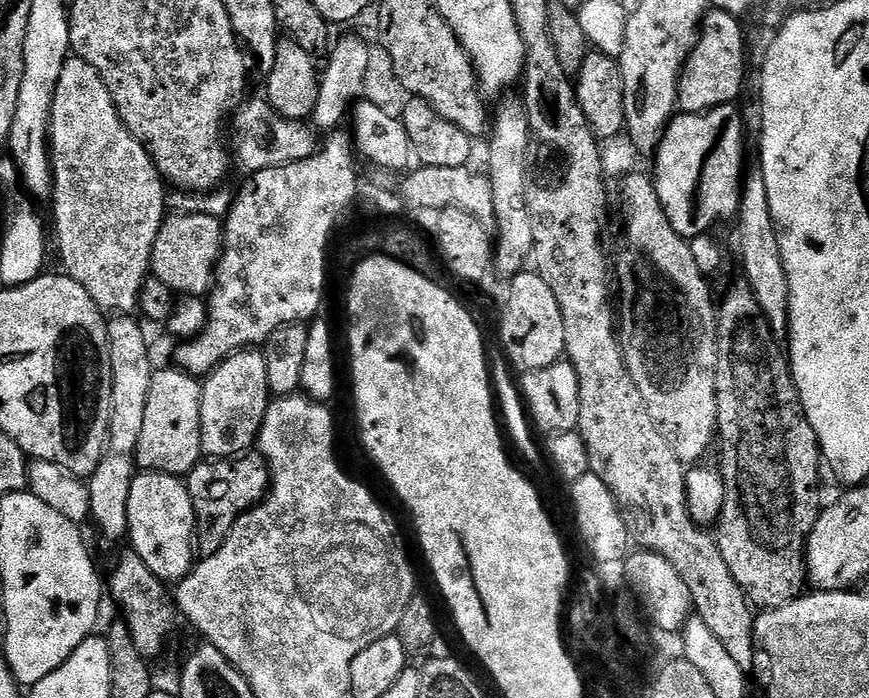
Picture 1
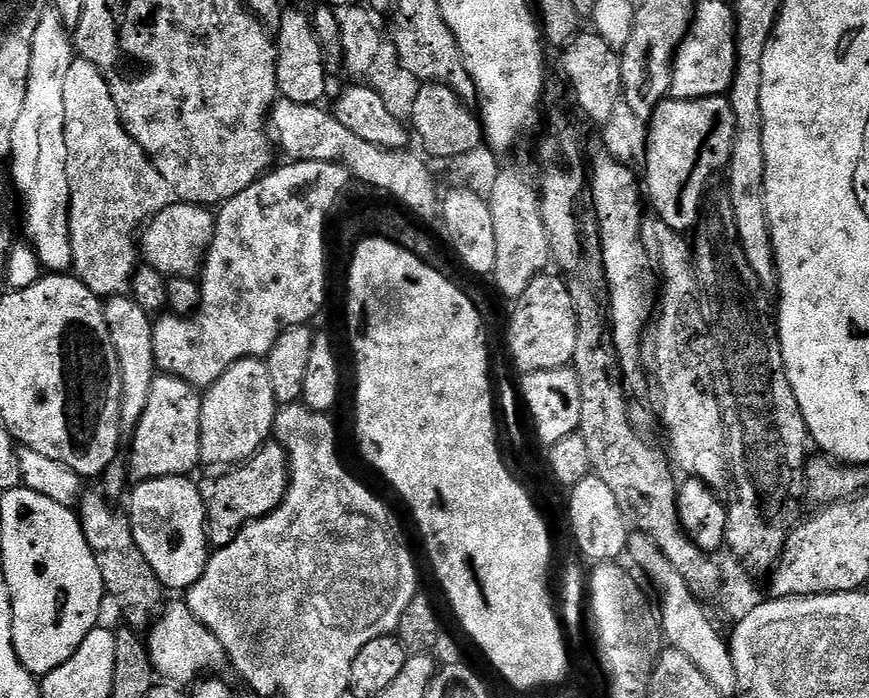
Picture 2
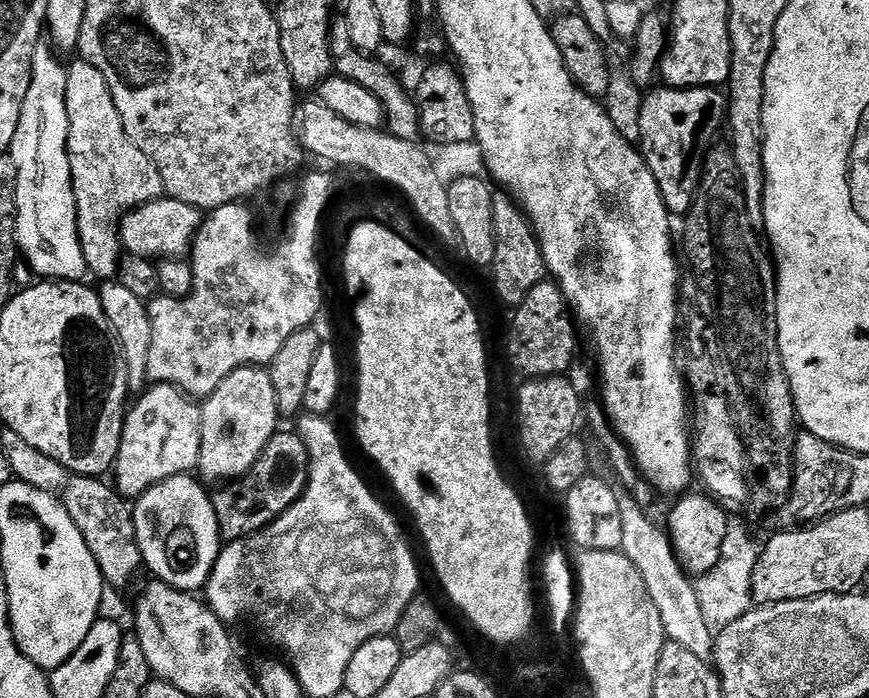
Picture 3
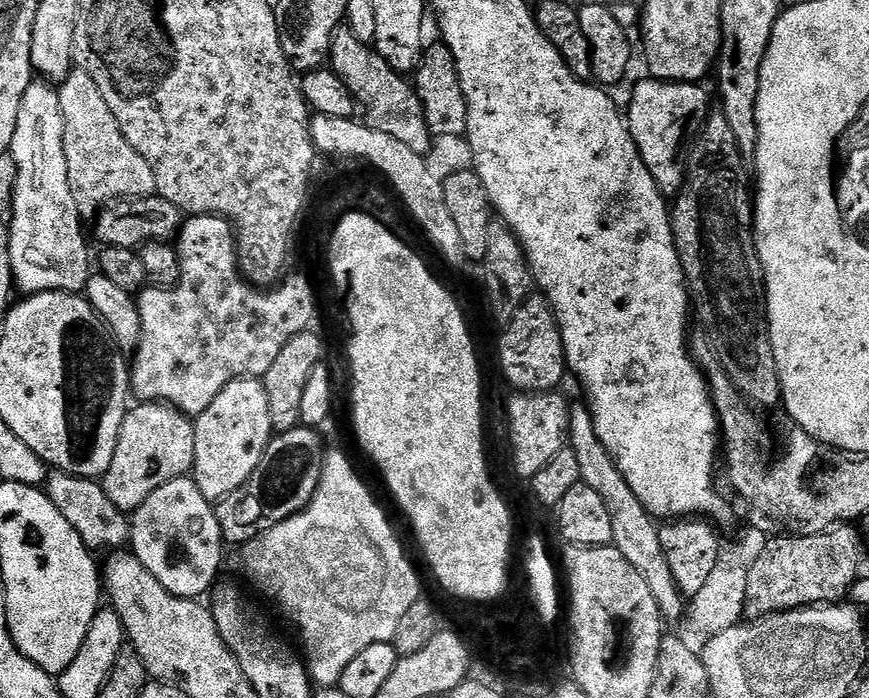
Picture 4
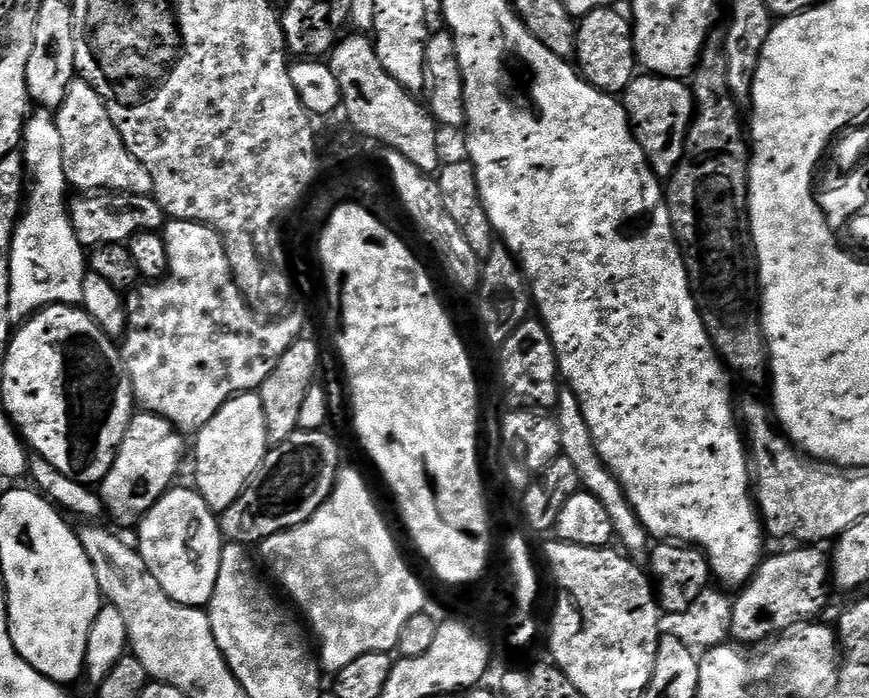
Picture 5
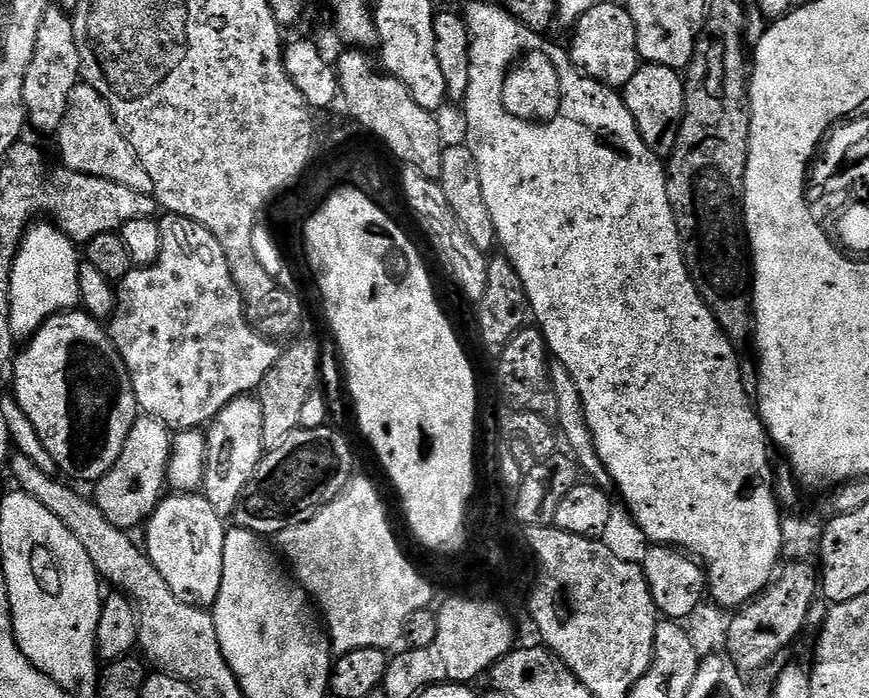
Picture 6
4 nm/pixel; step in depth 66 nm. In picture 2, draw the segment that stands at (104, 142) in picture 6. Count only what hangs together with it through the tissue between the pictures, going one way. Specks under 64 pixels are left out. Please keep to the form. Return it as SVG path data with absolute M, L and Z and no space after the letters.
M85 67L84 80L77 84L69 83L64 89L64 150L68 168L68 233L72 247L72 267L77 280L80 280L92 293L101 298L110 296L123 296L131 289L132 276L138 267L138 233L143 229L146 221L157 211L156 191L161 191L162 181L158 170L152 165L146 153L136 145L135 140L129 136L120 122L120 115L112 101L108 84L97 68Z

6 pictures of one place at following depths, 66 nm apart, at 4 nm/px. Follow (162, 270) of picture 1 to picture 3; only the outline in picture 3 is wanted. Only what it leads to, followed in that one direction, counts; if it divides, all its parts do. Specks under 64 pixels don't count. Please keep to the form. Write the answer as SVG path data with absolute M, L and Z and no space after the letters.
M161 198L152 200L118 221L120 247L127 255L159 262L165 258L184 258L192 251L196 231L202 223L202 212L184 202Z

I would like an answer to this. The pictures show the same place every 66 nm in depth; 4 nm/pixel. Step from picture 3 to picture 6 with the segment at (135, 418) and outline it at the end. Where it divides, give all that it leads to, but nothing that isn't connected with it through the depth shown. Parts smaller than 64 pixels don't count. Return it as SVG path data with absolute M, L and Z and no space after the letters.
M140 414L126 437L121 457L112 469L94 484L94 502L110 526L133 530L156 511L168 484L168 463L172 457L173 433L160 420Z

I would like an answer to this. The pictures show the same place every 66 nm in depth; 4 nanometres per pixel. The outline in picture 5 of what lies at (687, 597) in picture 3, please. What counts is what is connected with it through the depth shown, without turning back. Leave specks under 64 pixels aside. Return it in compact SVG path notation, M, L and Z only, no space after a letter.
M567 386L561 387L560 401L556 403L554 415L558 422L558 430L562 434L561 453L574 465L574 470L578 470L578 478L583 491L594 494L606 506L607 512L610 513L610 522L614 522L617 541L624 544L623 549L634 556L647 551L650 544L650 537L642 522L636 517L635 510L630 506L626 498L624 488L618 482L618 478L609 468L604 465L598 450L594 446L594 438L590 434L590 426L586 426L586 414L582 414L582 406L574 394L574 390Z

